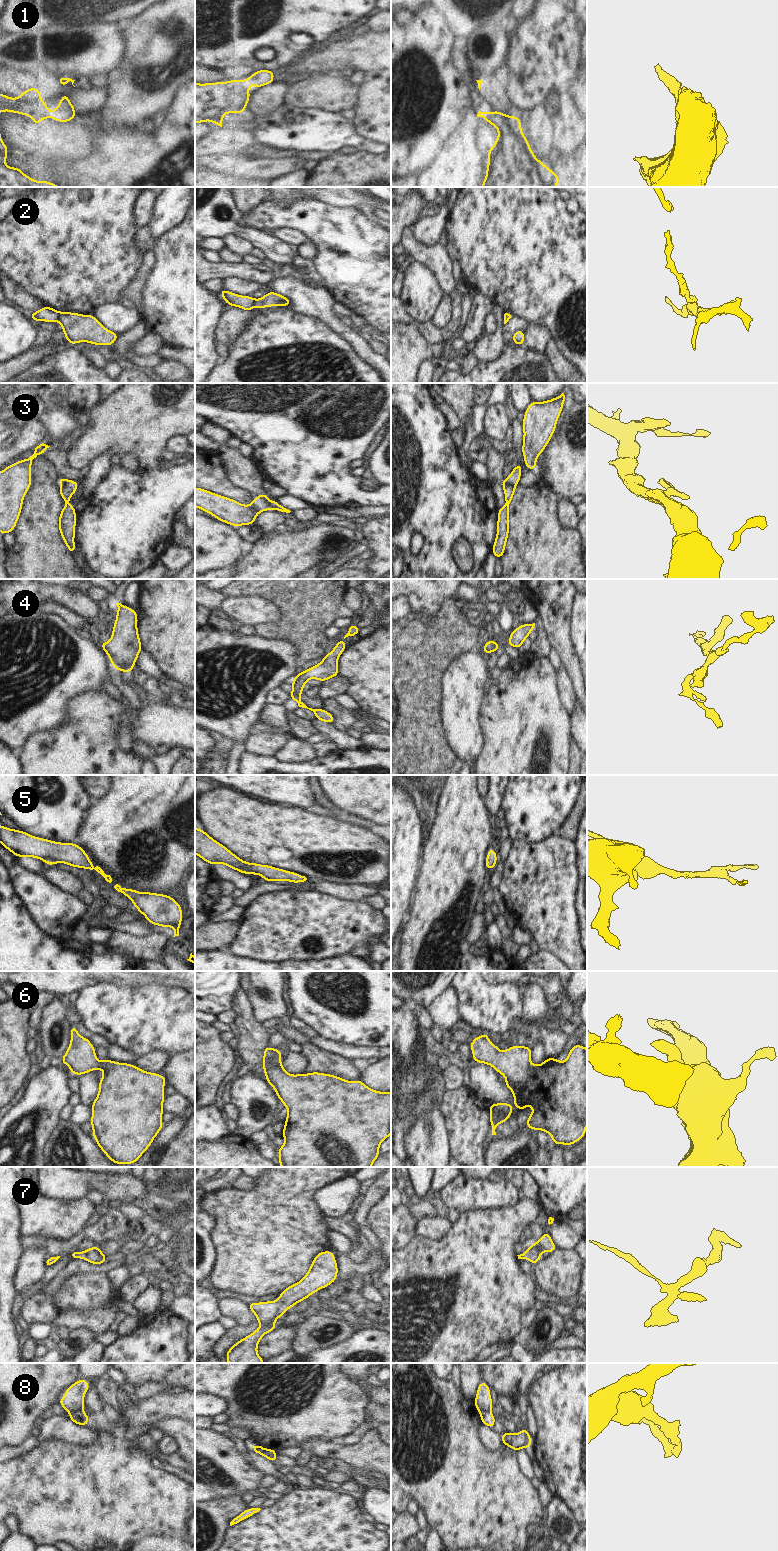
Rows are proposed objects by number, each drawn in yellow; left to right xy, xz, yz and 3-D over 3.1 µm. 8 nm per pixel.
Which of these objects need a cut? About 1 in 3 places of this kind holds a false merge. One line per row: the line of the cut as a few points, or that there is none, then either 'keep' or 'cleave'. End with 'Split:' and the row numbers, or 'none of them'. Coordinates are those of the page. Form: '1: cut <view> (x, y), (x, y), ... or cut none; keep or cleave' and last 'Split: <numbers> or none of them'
1: cut none; keep
2: cut xy (60, 313), (57, 320); cleave
3: cut xz (259, 495), (271, 508); cleave
4: cut none; keep
5: cut none; keep
6: cut none; keep
7: cut none; keep
8: cut xy (80, 1409), (74, 1410), (69, 1414); cleave
Split: 2, 3, 8

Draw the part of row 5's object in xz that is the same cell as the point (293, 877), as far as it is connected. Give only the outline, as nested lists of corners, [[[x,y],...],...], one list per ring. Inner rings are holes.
[[[195,828],[195,854],[212,866],[224,864],[244,874],[258,874],[267,882],[290,881],[291,883],[301,883],[307,880],[305,876],[291,871],[270,865],[245,862],[200,828]]]

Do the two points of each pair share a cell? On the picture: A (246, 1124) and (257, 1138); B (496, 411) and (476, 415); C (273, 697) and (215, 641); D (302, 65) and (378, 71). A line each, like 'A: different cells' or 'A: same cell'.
A: different cells
B: different cells
C: different cells
D: same cell

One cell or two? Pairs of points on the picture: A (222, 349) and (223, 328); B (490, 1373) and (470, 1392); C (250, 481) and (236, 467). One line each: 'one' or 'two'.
A: two
B: two
C: one

